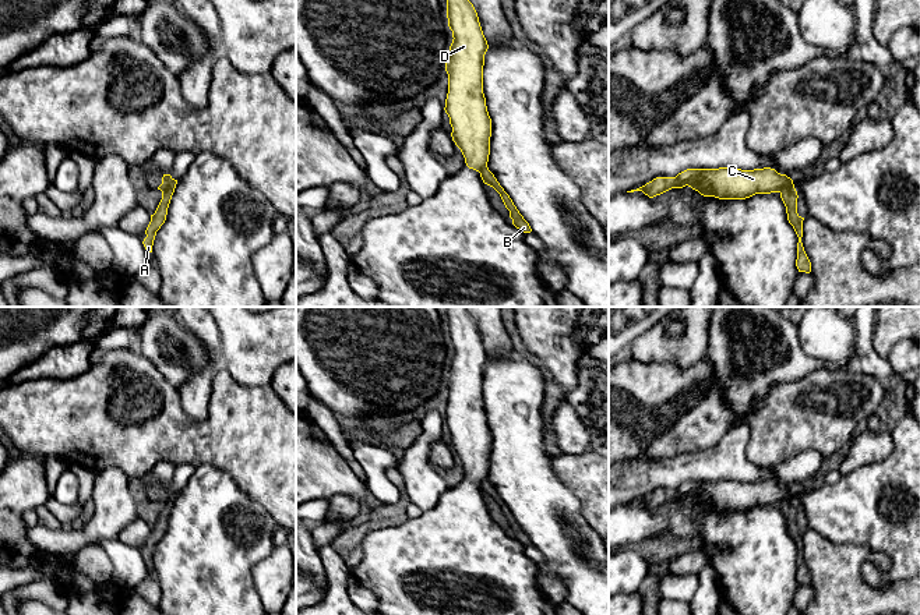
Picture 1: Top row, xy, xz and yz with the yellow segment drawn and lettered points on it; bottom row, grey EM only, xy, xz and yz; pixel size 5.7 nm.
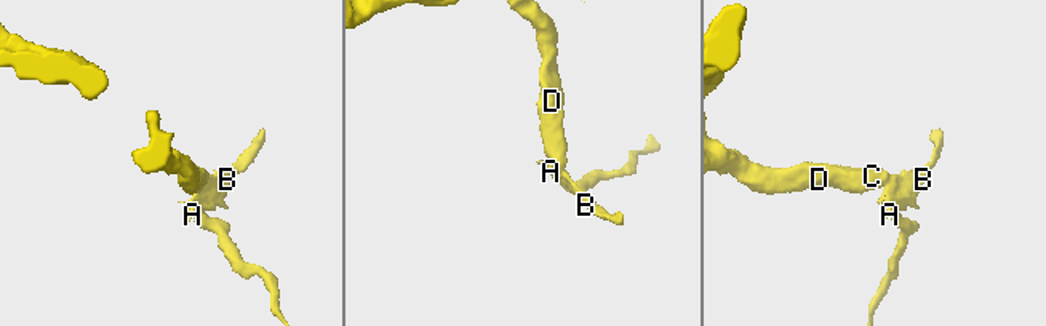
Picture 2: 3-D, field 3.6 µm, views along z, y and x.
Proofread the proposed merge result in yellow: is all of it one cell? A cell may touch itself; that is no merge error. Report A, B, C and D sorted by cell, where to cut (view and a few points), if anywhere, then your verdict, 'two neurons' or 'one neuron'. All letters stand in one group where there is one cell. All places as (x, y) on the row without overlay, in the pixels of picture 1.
A B / C D; cut in xy along (172, 491), (162, 505); two neurons

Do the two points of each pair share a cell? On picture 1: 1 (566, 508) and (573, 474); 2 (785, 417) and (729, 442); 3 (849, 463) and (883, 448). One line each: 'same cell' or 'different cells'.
1: different cells
2: different cells
3: same cell

